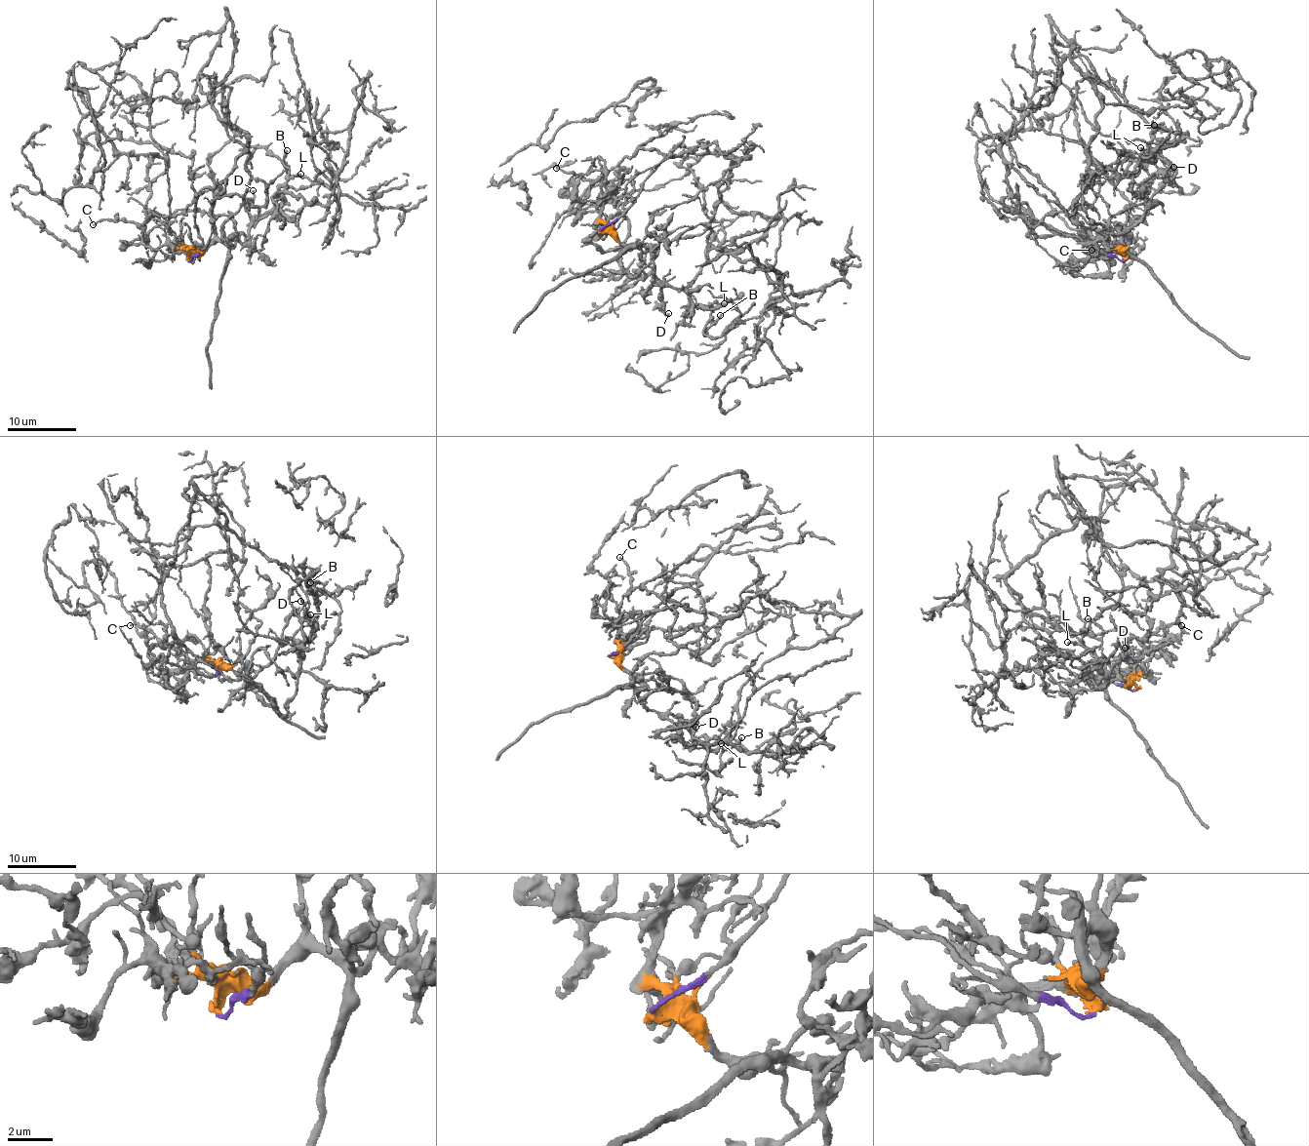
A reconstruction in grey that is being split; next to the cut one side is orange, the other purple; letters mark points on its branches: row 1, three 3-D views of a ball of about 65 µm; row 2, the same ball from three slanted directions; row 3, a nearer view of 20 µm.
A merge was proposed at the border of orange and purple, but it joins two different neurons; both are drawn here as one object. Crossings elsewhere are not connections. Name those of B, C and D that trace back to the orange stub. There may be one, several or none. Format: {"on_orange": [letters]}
{"on_orange": ["D"]}

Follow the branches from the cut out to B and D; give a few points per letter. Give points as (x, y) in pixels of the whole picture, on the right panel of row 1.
B: (1125, 258), (1033, 217), (1001, 146), (1053, 93), (1053, 25), (1152, 134), (1173, 138), (1154, 124)
D: (1125, 258), (1130, 241), (1119, 227), (1122, 232), (1130, 231), (1141, 218), (1148, 198), (1176, 174), (1174, 167)

